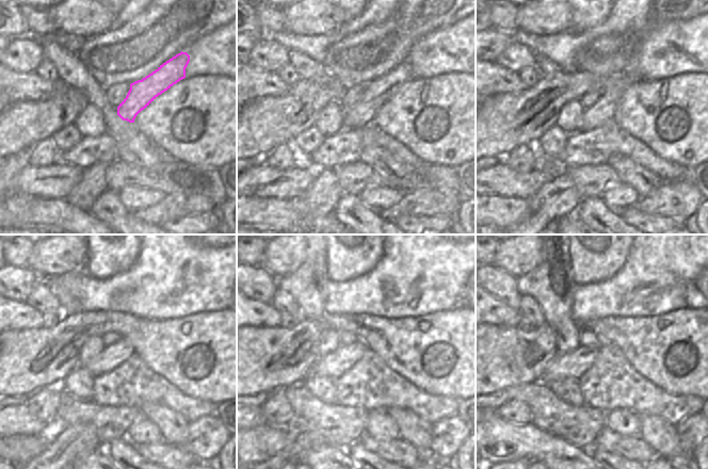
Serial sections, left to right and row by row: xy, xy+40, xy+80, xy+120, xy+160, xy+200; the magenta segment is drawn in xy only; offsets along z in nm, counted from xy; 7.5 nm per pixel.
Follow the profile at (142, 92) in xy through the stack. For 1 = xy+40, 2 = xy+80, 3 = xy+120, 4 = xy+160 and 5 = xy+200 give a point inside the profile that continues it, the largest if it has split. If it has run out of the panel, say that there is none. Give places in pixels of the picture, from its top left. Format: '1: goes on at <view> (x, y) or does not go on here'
1: goes on at xy+40 (376, 93)
2: goes on at xy+80 (602, 111)
3: goes on at xy+120 (111, 357)
4: goes on at xy+160 (334, 365)
5: goes on at xy+200 (573, 365)

